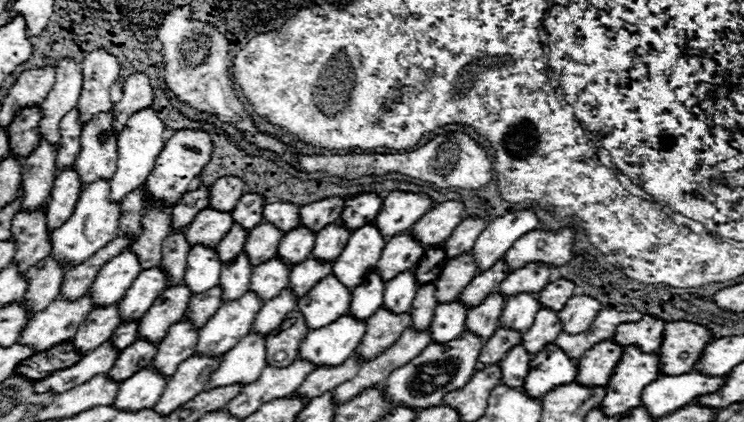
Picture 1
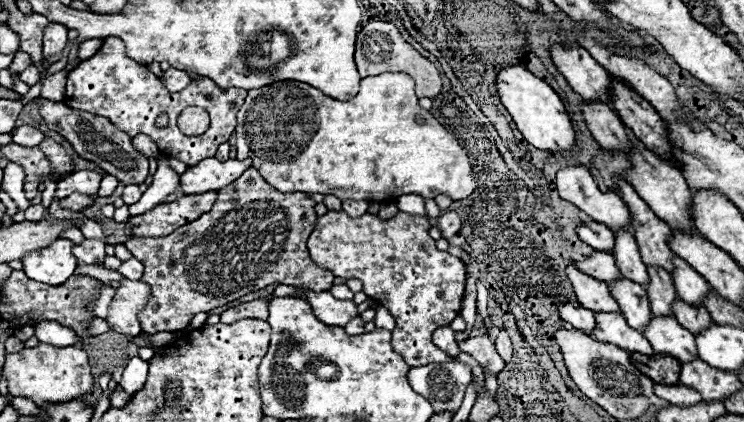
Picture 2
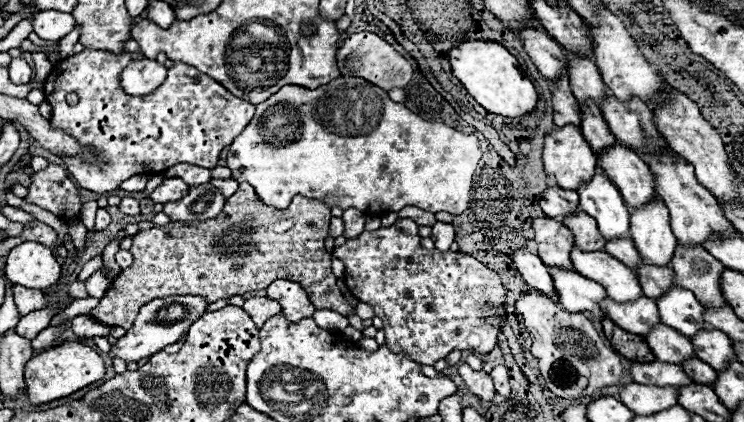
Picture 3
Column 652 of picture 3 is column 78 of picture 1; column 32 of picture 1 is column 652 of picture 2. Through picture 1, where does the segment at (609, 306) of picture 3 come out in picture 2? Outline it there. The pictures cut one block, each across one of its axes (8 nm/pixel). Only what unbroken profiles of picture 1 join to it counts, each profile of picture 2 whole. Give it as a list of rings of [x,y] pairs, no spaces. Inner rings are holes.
[[[652,316],[644,328],[644,336],[656,354],[672,354],[680,362],[690,362],[698,354],[694,334],[680,326],[674,316]]]

